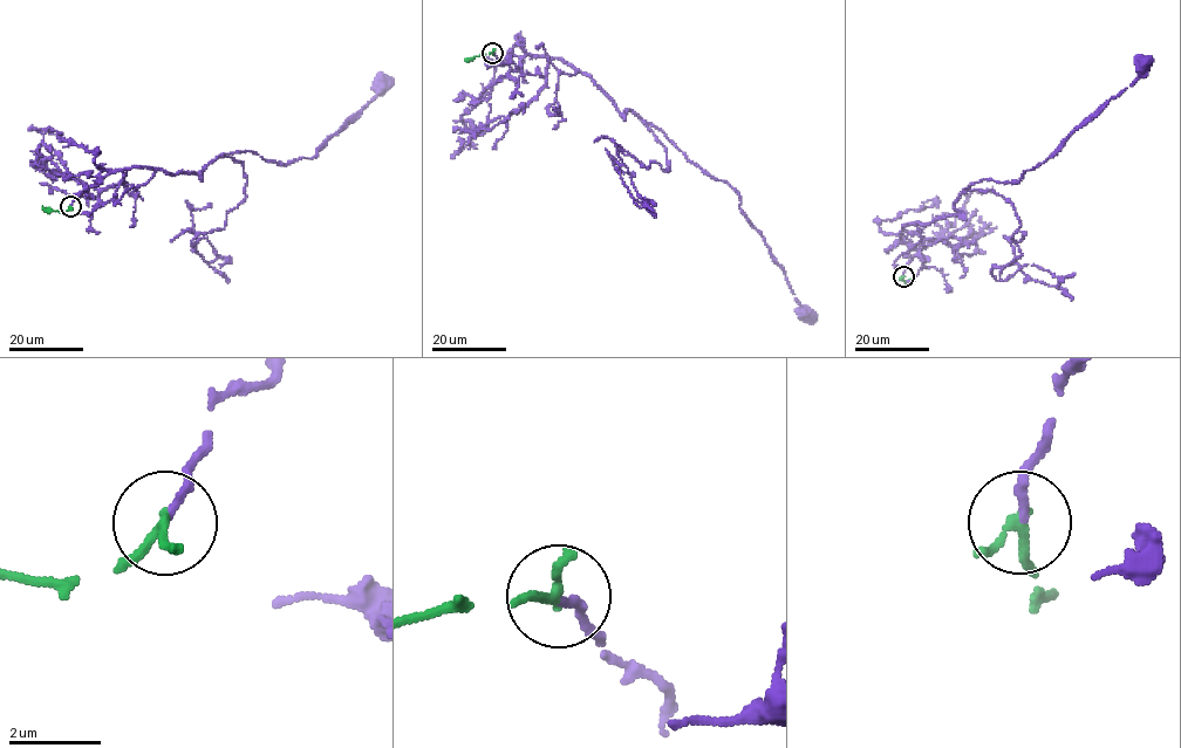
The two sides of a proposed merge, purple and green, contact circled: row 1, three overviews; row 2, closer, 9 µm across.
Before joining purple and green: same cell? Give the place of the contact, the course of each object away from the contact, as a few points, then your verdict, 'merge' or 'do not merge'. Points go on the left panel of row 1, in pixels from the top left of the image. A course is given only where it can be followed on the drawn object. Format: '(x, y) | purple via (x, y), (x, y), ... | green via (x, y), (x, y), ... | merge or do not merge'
(70, 206) | purple via (69, 207), (74, 197), (118, 171), (197, 173), (233, 152), (286, 164), (309, 159), (360, 115), (380, 84) | green via (69, 207), (59, 212), (41, 206) | merge

